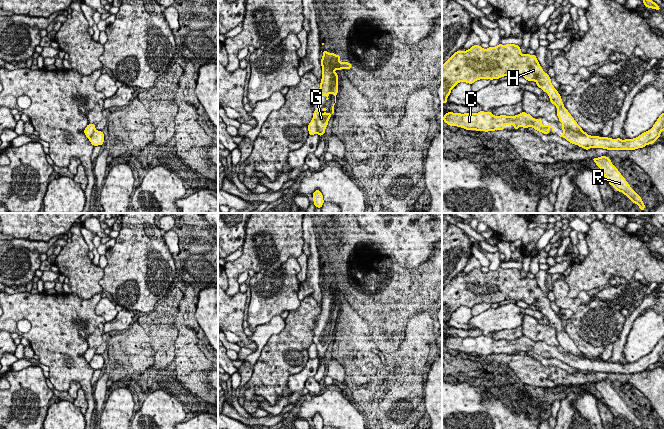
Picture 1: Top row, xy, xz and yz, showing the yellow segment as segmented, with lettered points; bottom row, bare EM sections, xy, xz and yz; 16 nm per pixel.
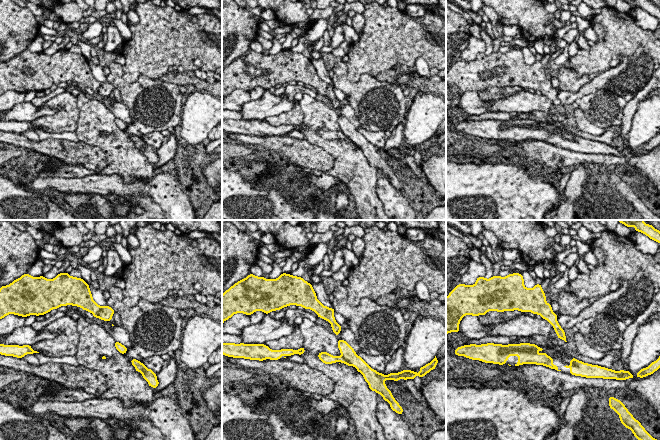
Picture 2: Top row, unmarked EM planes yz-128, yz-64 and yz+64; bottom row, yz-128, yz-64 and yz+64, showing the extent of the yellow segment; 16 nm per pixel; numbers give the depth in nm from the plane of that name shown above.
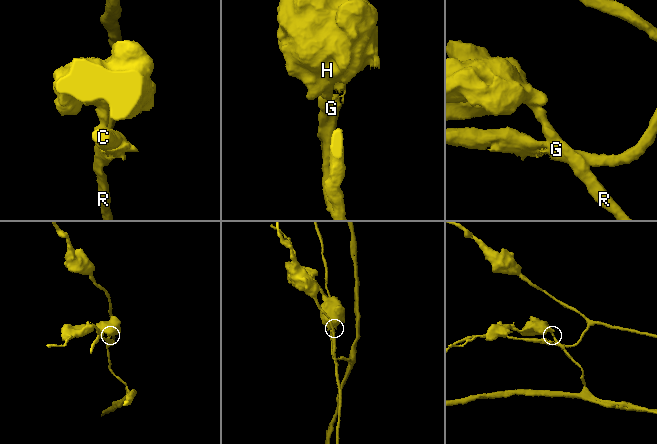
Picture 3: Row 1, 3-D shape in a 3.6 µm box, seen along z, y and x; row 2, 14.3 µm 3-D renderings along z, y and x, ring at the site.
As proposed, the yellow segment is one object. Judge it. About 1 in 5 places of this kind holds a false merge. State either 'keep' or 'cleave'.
cleave

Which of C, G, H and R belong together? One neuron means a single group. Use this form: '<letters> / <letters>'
C G / H R

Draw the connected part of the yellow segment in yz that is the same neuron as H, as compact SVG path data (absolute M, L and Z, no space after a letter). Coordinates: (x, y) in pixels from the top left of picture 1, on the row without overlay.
M498 268L487 273L473 269L465 276L455 276L442 289L442 327L447 327L451 314L460 306L472 308L480 303L493 304L510 299L536 306L556 330L559 345L574 356L586 357L564 331L561 319L551 308L535 278L522 278L520 270L515 268Z

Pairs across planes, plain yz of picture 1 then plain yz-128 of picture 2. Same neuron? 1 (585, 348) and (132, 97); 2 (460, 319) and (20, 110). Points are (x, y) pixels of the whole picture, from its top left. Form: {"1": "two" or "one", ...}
{"1": "two", "2": "two"}

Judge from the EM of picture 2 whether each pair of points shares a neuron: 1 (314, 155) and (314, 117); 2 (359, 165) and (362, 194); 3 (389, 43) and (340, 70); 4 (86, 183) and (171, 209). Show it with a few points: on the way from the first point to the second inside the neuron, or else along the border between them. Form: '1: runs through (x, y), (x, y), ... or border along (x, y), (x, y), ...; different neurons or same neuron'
1: border along (304, 138), (310, 143), (322, 147), (333, 158); different neurons
2: runs through (359, 172), (362, 187); same neuron
3: border along (345, 63), (351, 82), (368, 74); different neurons
4: runs through (107, 184), (114, 184), (119, 188), (151, 188); same neuron

